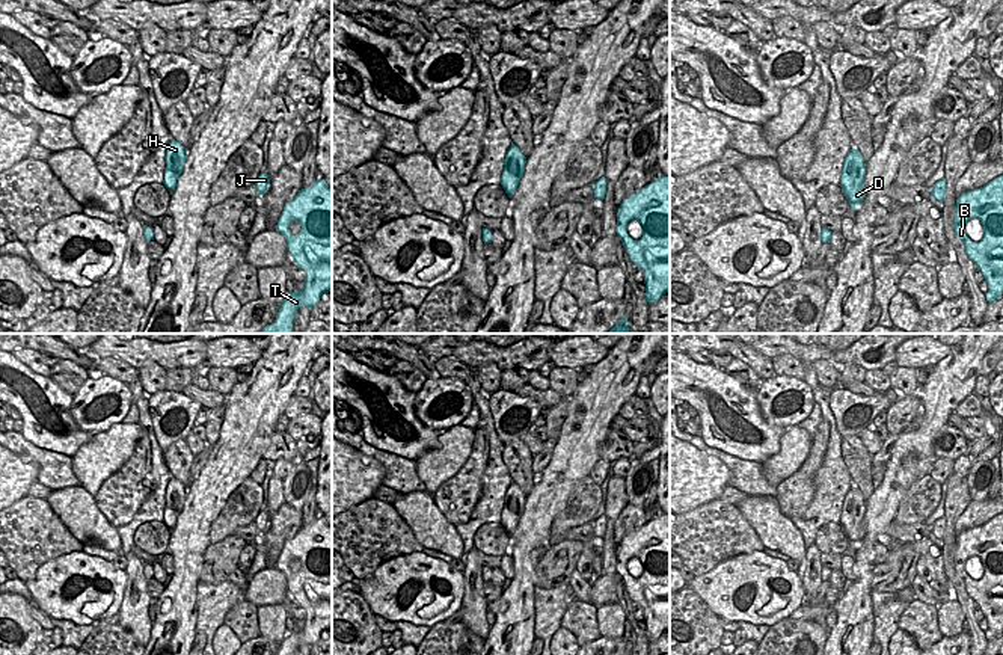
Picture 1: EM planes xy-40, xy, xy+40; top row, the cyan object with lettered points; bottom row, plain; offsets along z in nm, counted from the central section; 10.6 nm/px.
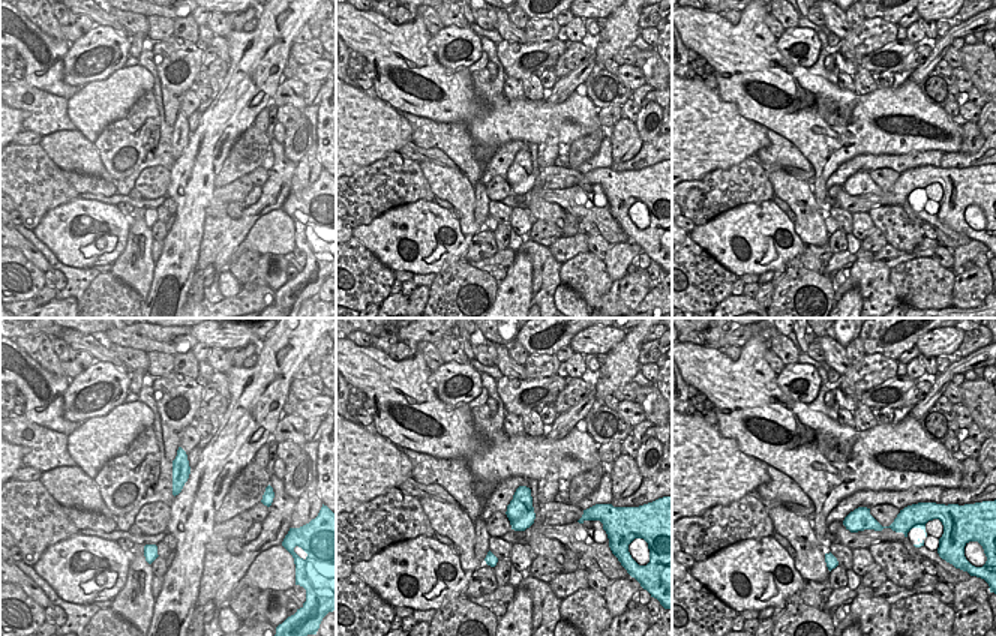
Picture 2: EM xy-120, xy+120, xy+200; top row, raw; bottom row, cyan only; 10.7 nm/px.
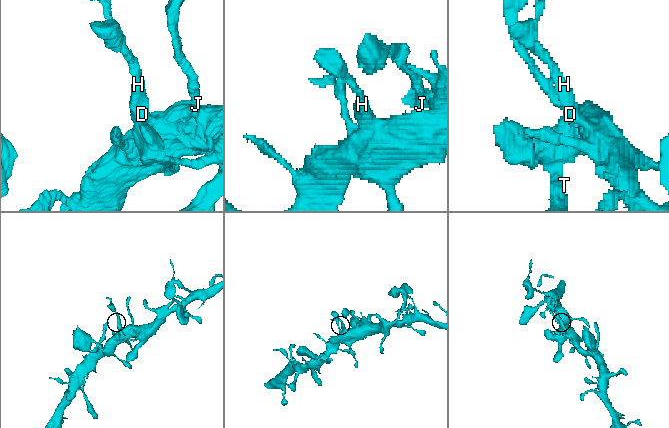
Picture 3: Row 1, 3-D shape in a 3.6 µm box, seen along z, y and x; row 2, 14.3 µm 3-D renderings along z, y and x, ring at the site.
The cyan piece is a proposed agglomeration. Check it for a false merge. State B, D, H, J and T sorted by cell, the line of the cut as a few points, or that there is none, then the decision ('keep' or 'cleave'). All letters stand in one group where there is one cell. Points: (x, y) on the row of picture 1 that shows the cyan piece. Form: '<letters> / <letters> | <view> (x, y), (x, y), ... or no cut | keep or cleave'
B D H J T | no cut | keep

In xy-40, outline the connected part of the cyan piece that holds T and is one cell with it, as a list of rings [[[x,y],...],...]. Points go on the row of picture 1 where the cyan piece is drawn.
[[[317,180],[285,204],[276,231],[285,237],[288,254],[306,273],[305,290],[287,296],[276,320],[258,334],[293,334],[297,309],[315,306],[323,293],[332,291],[332,189],[327,183]]]

